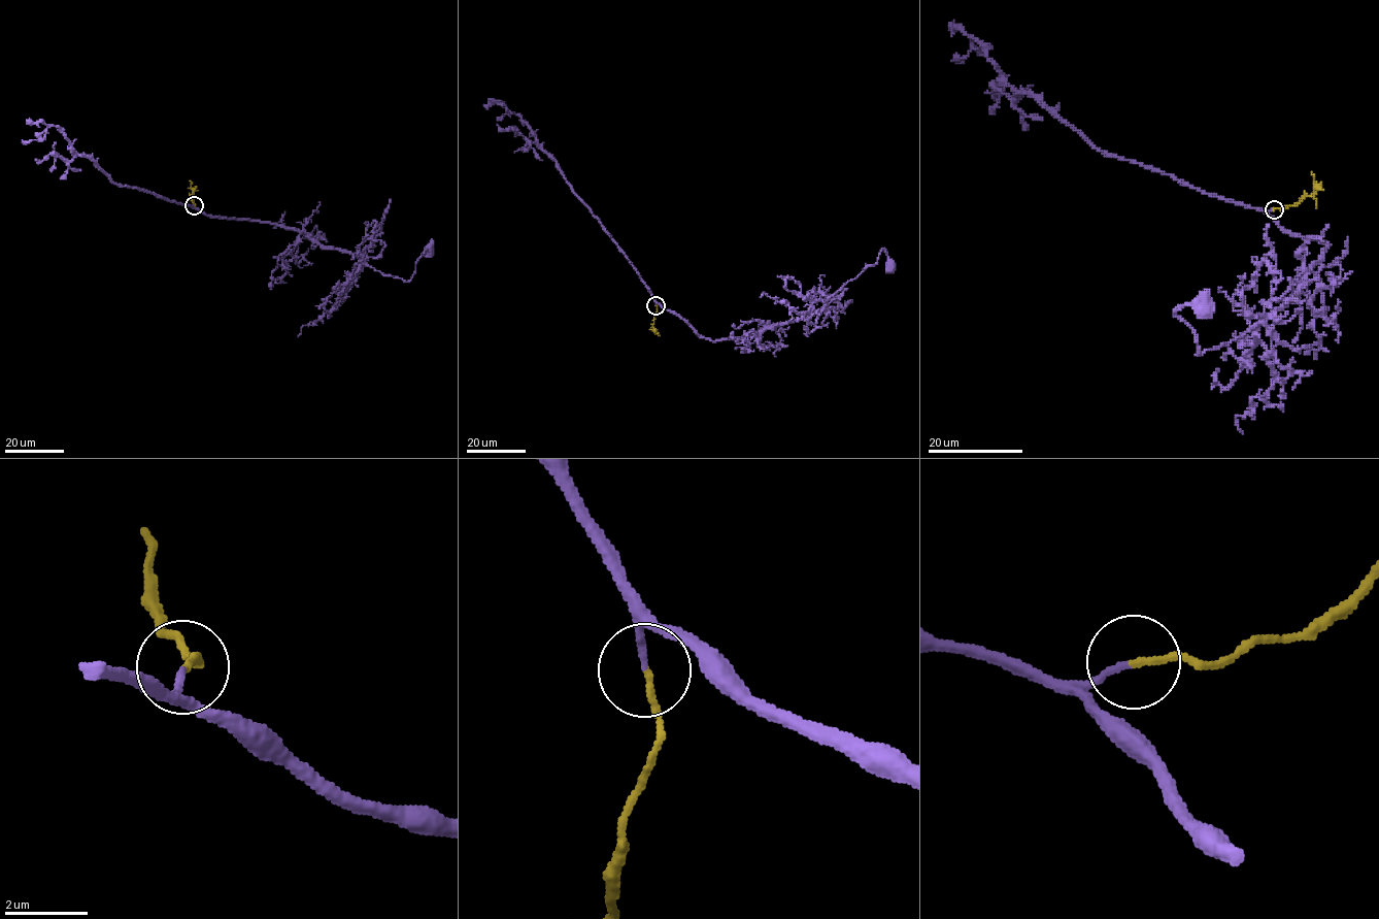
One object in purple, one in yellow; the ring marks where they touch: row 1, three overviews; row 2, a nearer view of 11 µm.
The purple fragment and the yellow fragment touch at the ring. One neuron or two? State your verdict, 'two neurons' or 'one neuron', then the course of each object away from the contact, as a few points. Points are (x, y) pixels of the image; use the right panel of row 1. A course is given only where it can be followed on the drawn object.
one neuron; course purple (1274, 208), (1269, 214), (1283, 230), (1327, 245), (1292, 297), (1199, 355), (1196, 333), (1174, 312), (1203, 307); course yellow (1274, 208), (1295, 206), (1313, 193), (1315, 183), (1312, 171)

